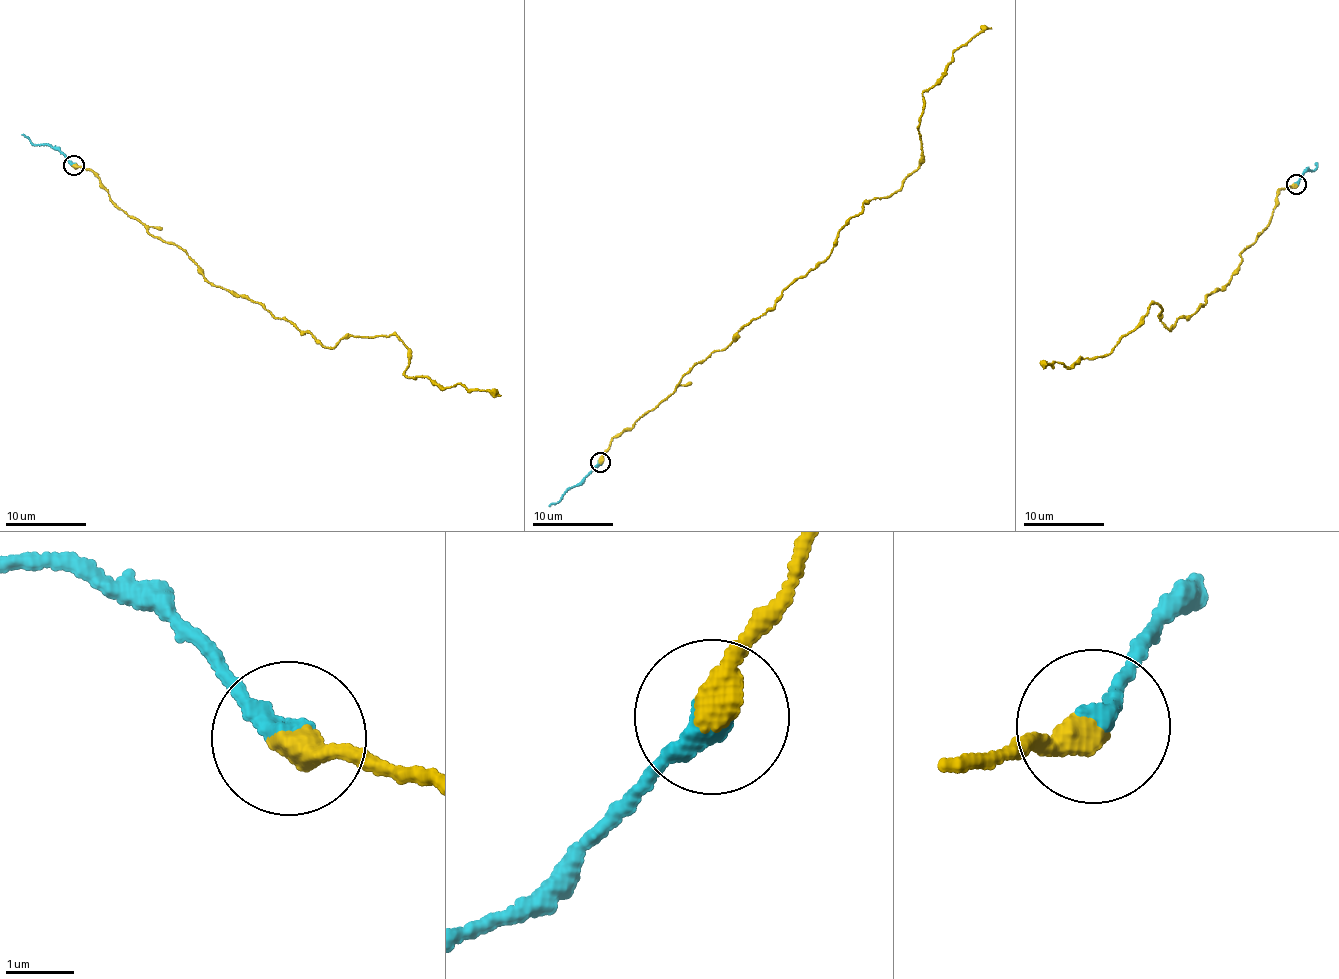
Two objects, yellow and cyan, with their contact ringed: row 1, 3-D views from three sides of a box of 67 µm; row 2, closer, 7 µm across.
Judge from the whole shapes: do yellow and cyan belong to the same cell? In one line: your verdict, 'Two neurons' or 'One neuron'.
Two neurons

